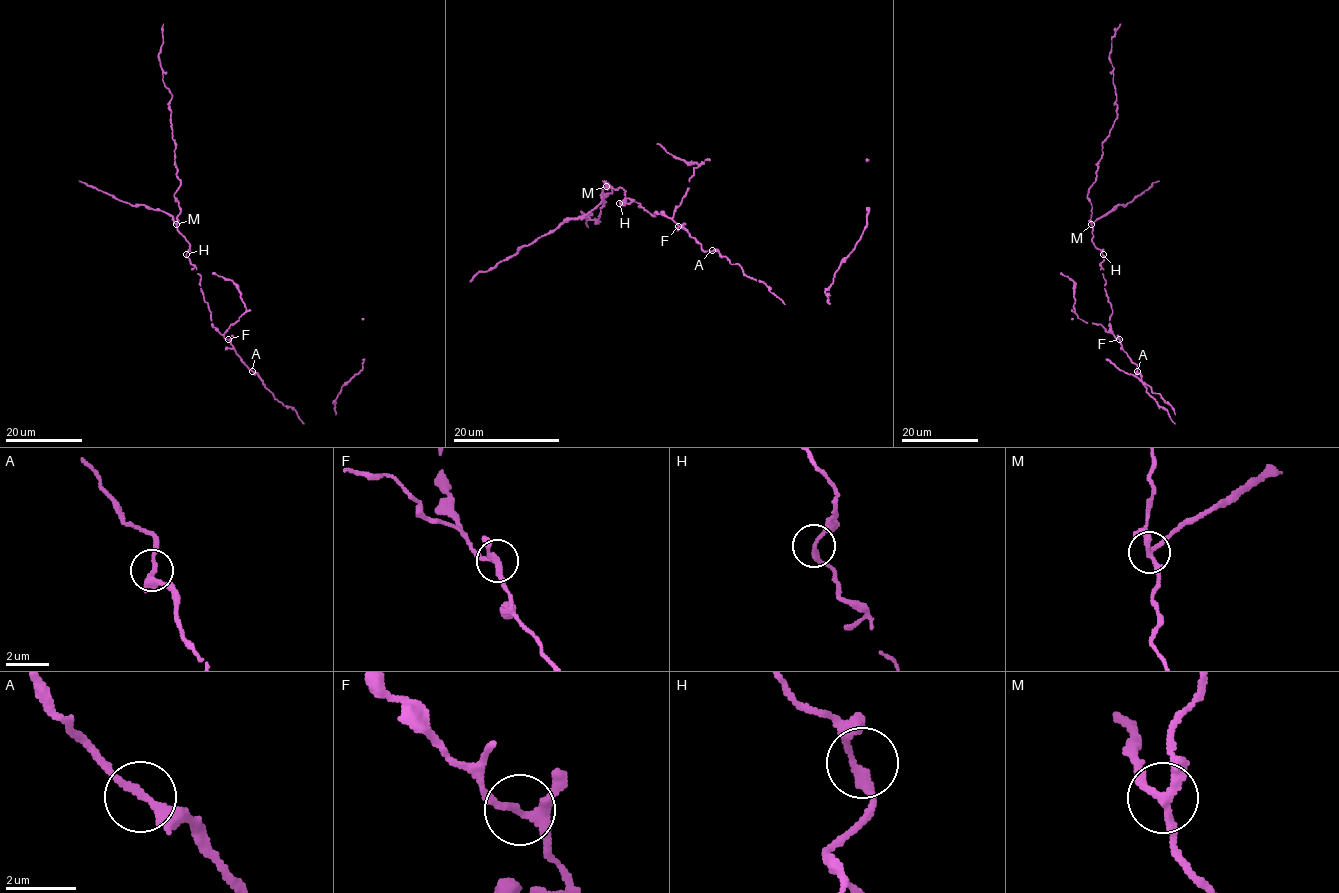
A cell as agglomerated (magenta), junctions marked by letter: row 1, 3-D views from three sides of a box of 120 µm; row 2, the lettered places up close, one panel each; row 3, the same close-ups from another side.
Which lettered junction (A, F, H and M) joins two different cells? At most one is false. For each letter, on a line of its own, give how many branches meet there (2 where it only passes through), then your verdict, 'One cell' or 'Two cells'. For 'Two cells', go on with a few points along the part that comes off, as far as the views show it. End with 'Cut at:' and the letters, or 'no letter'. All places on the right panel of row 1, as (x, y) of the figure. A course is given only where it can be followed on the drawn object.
A: Branches: 3. One cell
F: Branches: 3. One cell
H: Branches: 2. One cell
M: Branches: 3. Two cells. Course of the part to remove: (1091, 224), (1118, 205), (1125, 206), (1159, 181)
Cut at: M

